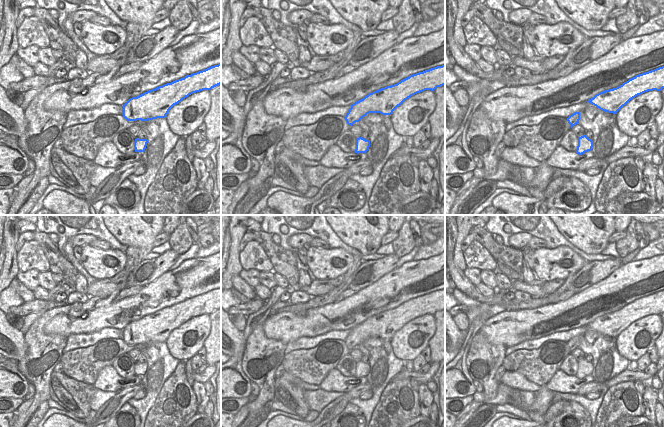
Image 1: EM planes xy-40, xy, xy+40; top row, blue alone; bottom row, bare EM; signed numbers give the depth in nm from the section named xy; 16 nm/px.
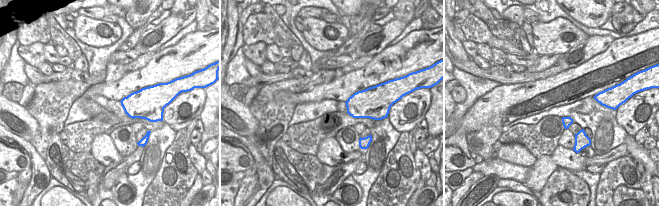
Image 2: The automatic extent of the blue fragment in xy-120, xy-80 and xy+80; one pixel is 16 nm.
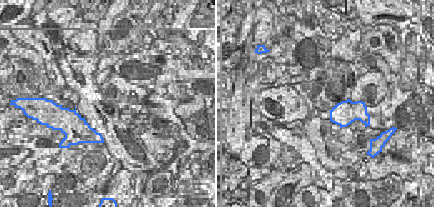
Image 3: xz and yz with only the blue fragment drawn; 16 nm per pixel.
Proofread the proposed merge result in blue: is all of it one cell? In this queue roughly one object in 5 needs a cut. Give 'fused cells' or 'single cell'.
single cell

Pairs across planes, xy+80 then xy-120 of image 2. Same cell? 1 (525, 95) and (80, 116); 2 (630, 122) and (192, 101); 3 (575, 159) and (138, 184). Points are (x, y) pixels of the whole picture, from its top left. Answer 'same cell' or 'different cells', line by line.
1: different cells
2: same cell
3: different cells

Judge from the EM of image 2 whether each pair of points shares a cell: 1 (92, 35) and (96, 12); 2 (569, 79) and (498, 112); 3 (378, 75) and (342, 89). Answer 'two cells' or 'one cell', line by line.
1: two cells
2: one cell
3: one cell

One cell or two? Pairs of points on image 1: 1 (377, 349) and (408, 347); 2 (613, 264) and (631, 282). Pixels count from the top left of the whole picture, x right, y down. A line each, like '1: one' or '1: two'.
1: two
2: two

